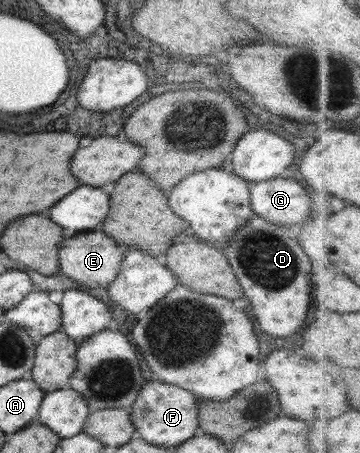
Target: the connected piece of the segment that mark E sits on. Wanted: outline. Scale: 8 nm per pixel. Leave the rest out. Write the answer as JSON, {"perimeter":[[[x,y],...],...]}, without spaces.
{"perimeter":[[[88,232],[88,234],[80,234],[76,238],[66,238],[64,242],[58,244],[57,262],[59,270],[74,282],[84,284],[88,288],[107,288],[108,284],[114,280],[114,276],[118,274],[120,262],[123,260],[125,249],[116,248],[116,243],[108,238],[108,235],[102,232]]]}

